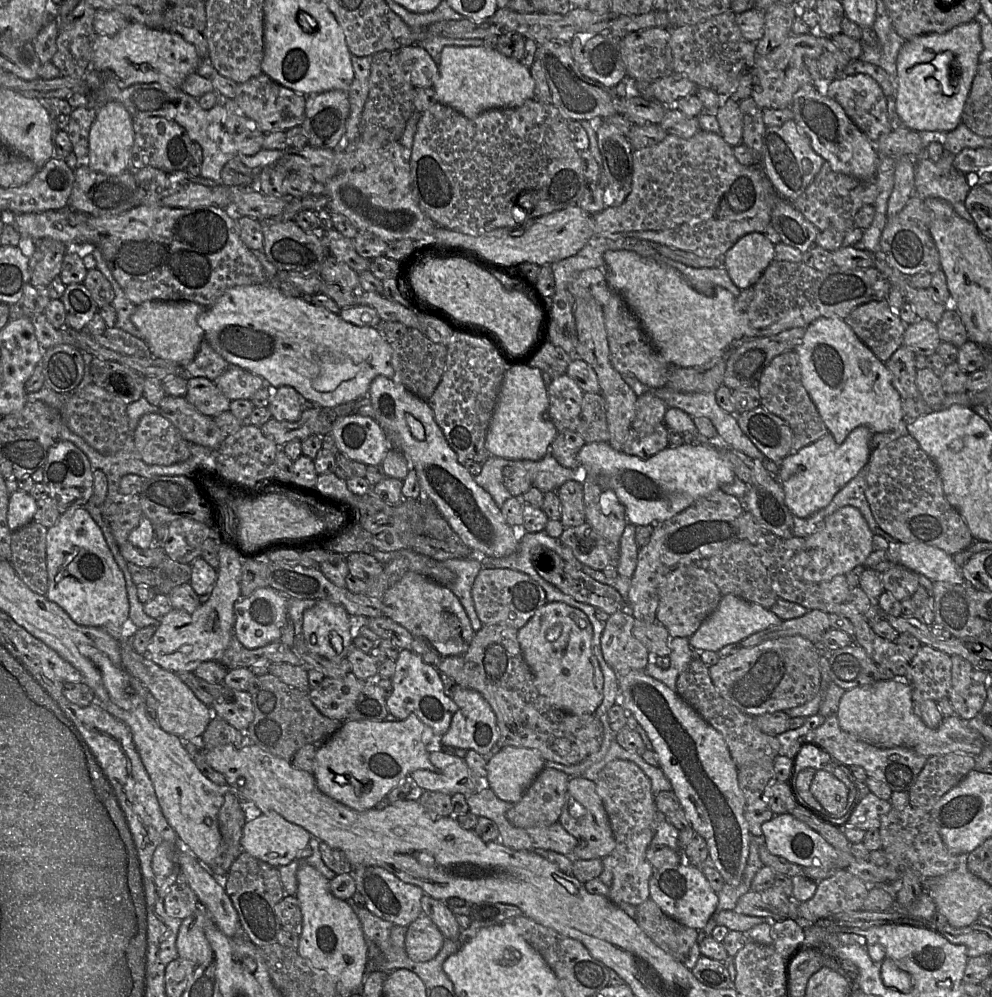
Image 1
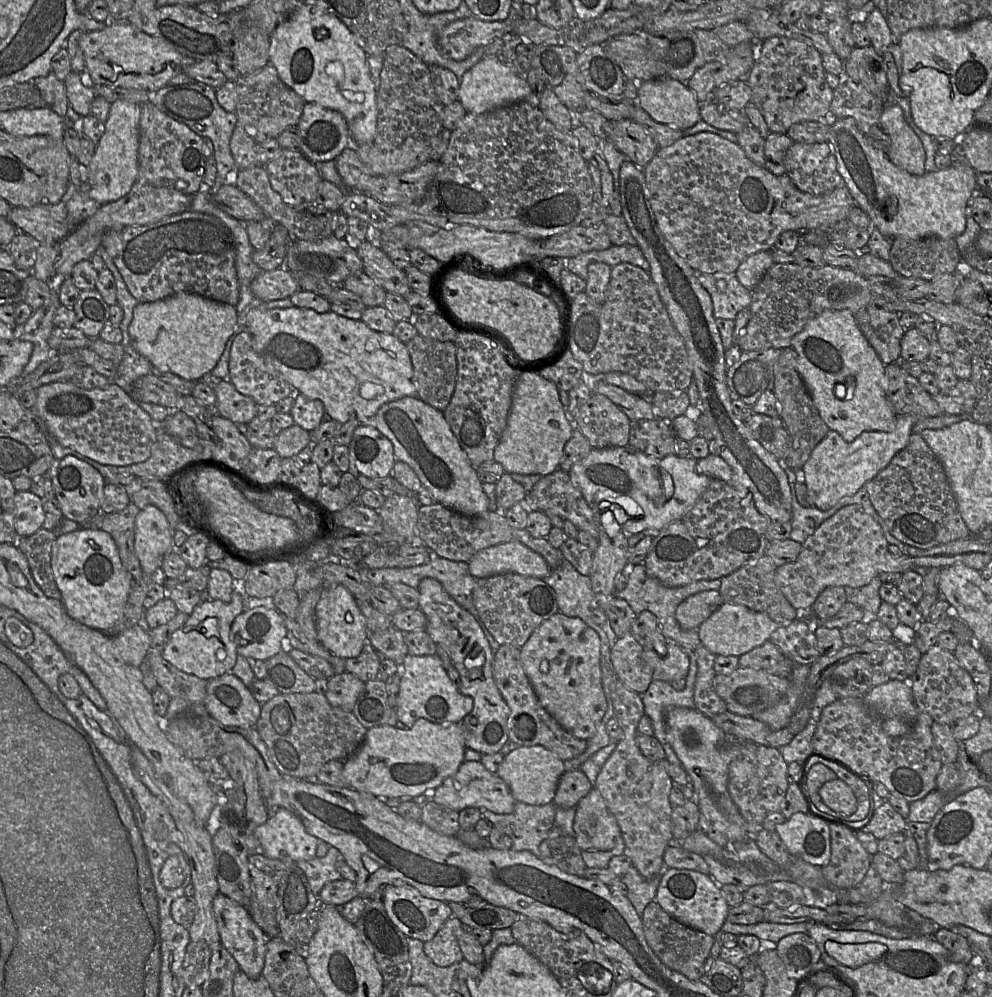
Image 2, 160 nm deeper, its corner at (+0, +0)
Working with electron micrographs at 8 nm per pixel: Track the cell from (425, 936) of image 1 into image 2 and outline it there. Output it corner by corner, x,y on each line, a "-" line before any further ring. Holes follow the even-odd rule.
456,917
449,918
430,941
424,942
424,952
439,967
447,967
464,959
456,930
466,928

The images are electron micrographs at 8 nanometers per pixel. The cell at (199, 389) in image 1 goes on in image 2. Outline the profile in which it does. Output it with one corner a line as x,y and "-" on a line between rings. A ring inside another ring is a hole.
221,380
214,386
216,409
238,426
246,426
257,415
257,404
248,396
238,392
228,380

